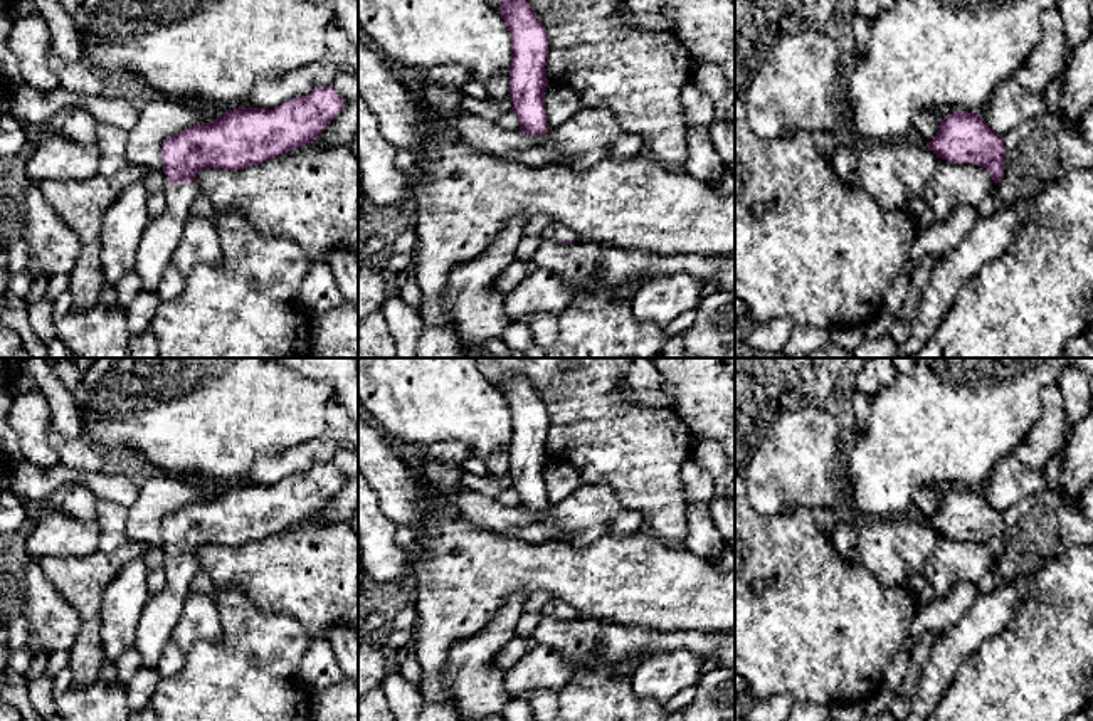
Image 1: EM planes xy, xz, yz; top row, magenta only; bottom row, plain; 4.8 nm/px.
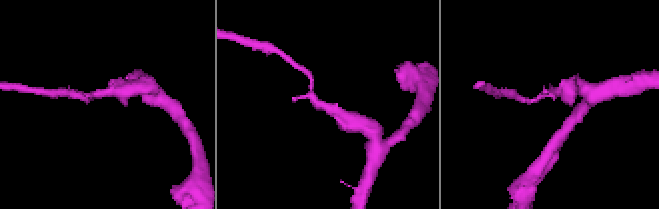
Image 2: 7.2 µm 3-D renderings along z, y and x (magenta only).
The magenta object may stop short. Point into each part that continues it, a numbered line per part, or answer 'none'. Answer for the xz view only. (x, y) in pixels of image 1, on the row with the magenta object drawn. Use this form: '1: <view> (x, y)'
1: xz (557, 232)

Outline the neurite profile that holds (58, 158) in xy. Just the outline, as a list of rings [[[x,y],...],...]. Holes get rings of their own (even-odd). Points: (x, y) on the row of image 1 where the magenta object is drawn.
[[[40,133],[34,153],[24,165],[24,173],[37,185],[45,180],[82,180],[98,173],[99,158],[98,143],[84,146],[62,134]]]

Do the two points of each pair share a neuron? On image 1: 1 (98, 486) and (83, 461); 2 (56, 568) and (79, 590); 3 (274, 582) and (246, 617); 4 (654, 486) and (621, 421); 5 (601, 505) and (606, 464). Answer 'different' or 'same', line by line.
1: different
2: same
3: different
4: same
5: different

